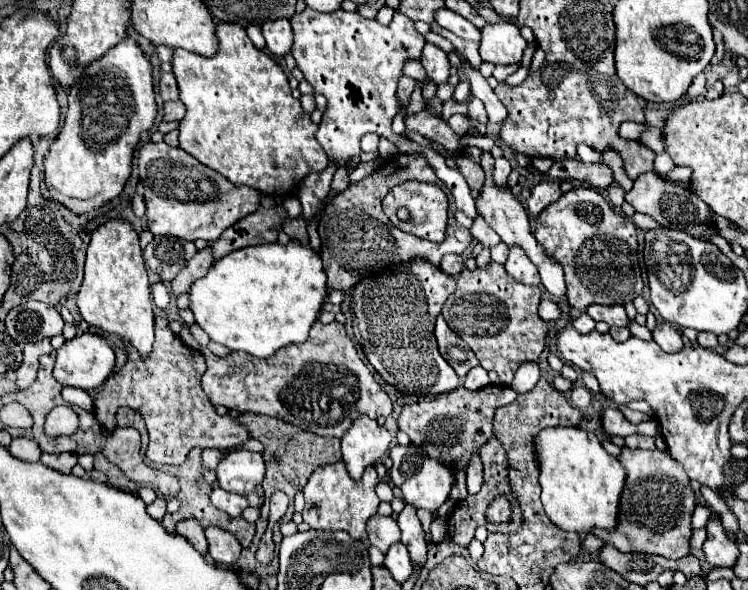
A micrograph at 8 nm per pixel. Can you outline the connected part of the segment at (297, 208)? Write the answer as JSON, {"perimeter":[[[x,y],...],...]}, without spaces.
{"perimeter":[[[296,197],[286,199],[286,201],[282,203],[282,207],[284,207],[284,211],[286,211],[286,215],[288,215],[290,219],[298,219],[298,217],[302,215],[302,205],[300,205],[300,201],[298,201]]]}

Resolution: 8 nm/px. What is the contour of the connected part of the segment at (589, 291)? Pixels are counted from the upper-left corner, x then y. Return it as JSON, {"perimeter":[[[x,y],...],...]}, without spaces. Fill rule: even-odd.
{"perimeter":[[[578,187],[568,193],[564,193],[556,203],[548,205],[538,217],[536,217],[536,229],[534,237],[540,245],[544,245],[546,253],[556,257],[556,261],[562,263],[564,275],[566,275],[566,287],[568,287],[568,303],[576,309],[584,309],[592,303],[600,305],[624,305],[638,297],[642,293],[642,277],[640,269],[636,265],[634,255],[638,255],[638,243],[636,243],[636,225],[622,213],[616,213],[610,203],[602,197],[600,191],[590,187]]]}

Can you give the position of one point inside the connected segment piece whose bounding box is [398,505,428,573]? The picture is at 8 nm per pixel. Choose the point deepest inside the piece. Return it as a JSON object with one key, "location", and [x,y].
{"location":[412,536]}

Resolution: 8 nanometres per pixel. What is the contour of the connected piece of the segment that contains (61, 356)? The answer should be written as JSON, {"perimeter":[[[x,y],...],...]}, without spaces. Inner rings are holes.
{"perimeter":[[[82,333],[82,335],[76,335],[74,339],[66,341],[60,349],[56,349],[54,377],[62,385],[92,391],[92,389],[100,387],[112,375],[114,367],[116,367],[116,355],[114,355],[114,349],[106,343],[106,339],[98,333]]]}

